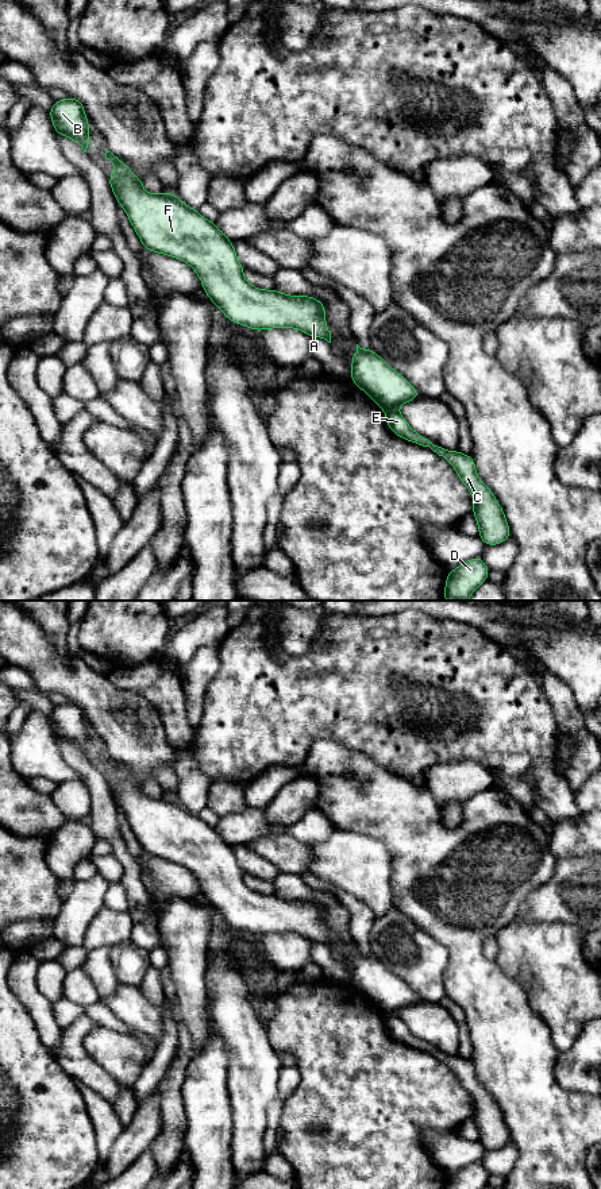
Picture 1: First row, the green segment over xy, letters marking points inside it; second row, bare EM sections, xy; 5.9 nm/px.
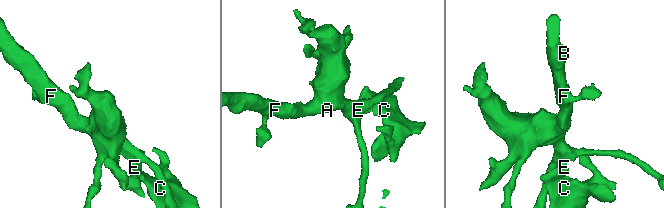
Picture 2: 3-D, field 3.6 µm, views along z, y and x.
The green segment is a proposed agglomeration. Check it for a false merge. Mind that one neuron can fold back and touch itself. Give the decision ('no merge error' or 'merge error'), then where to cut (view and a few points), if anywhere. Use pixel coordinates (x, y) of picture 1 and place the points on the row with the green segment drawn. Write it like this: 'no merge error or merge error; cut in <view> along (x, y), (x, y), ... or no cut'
merge error; cut in xy along (396, 408), (385, 410)

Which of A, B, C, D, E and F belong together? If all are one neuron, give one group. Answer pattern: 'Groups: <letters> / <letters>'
Groups: A B F / C D E

